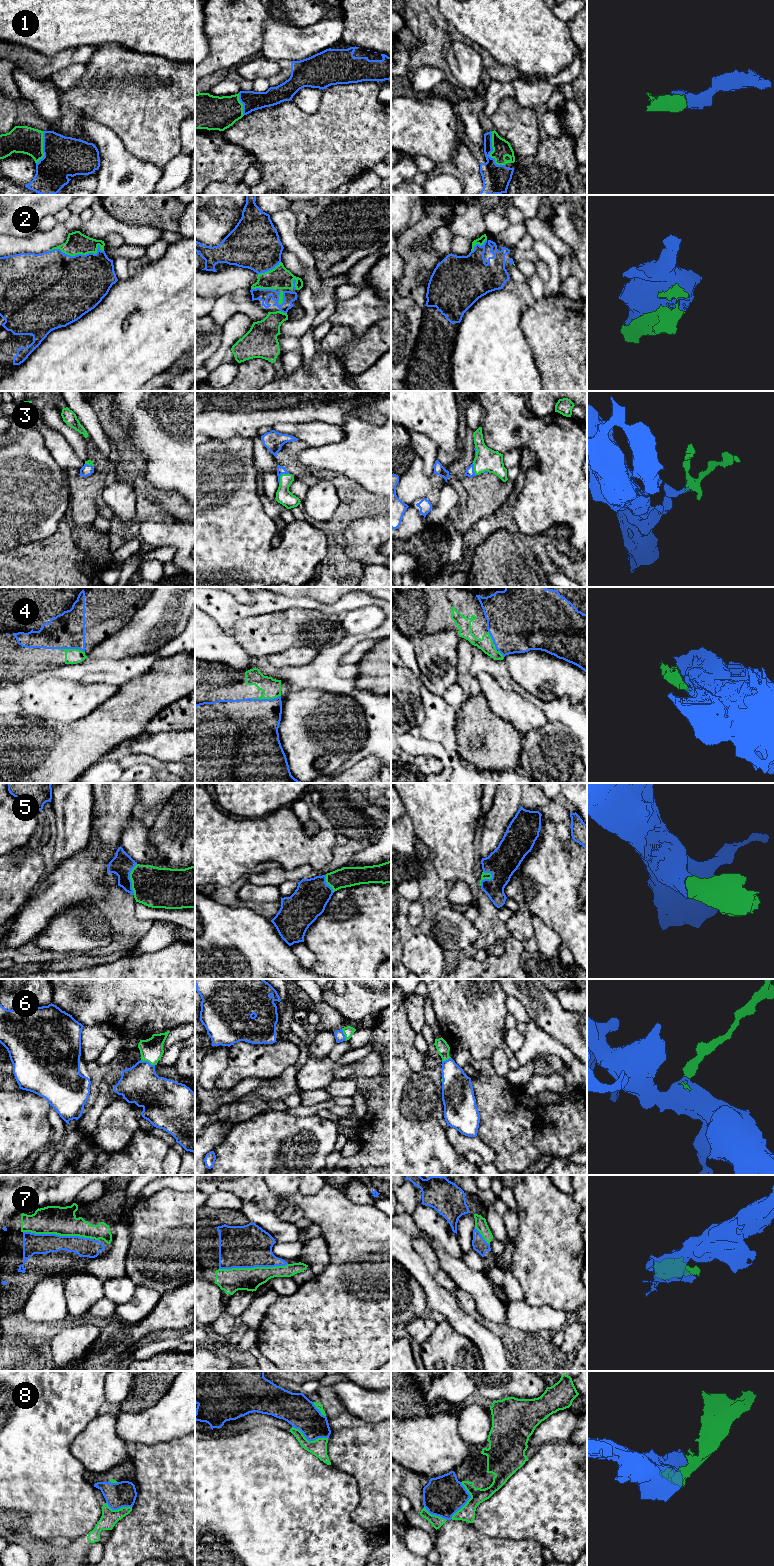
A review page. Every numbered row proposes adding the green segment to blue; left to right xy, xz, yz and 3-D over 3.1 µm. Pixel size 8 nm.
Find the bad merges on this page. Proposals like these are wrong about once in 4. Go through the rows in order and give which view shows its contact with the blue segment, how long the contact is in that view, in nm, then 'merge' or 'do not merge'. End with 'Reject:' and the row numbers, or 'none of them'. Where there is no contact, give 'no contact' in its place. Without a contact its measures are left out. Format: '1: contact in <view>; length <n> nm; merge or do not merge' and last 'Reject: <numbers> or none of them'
1: contact in yz; length 300 nm; merge
2: contact in xy; length 460 nm; merge
3: contact in xz; length 120 nm; merge
4: contact in xz; length 240 nm; merge
5: contact in xy; length 260 nm; merge
6: contact in xy; length 120 nm; merge
7: contact in xy; length 550 nm; merge
8: contact in xz; length 300 nm; merge
Reject: none of them

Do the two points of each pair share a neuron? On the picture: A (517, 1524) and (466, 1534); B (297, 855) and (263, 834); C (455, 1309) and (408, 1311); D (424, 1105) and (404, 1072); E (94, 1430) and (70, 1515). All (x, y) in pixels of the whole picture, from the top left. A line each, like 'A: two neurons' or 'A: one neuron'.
A: two neurons
B: one neuron
C: two neurons
D: two neurons
E: two neurons

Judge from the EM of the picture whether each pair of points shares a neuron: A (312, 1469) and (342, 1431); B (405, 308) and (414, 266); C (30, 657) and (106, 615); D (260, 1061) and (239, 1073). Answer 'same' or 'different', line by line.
A: different
B: different
C: same
D: same

